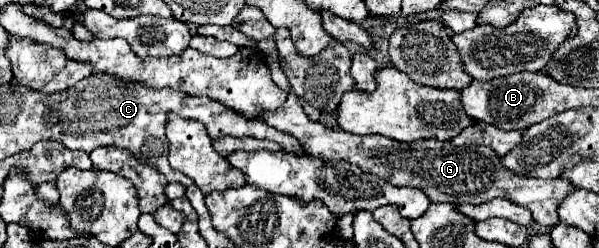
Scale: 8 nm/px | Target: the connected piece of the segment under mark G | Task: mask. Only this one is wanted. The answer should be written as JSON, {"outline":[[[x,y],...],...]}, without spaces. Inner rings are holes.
{"outline":[[[298,97],[288,99],[282,107],[270,113],[262,113],[262,119],[266,125],[292,135],[298,139],[302,149],[308,155],[318,157],[338,157],[344,159],[356,167],[360,167],[366,173],[374,173],[388,183],[396,187],[418,187],[426,193],[430,203],[486,203],[494,197],[510,199],[512,203],[530,209],[532,219],[542,227],[554,227],[558,223],[558,205],[574,191],[572,183],[568,179],[530,179],[530,177],[514,177],[514,173],[502,169],[500,157],[486,147],[468,145],[468,147],[456,147],[450,141],[414,141],[410,145],[382,139],[382,137],[362,137],[352,135],[338,129],[326,129],[320,123],[314,123],[308,119],[308,115],[302,109],[302,103]]]}

